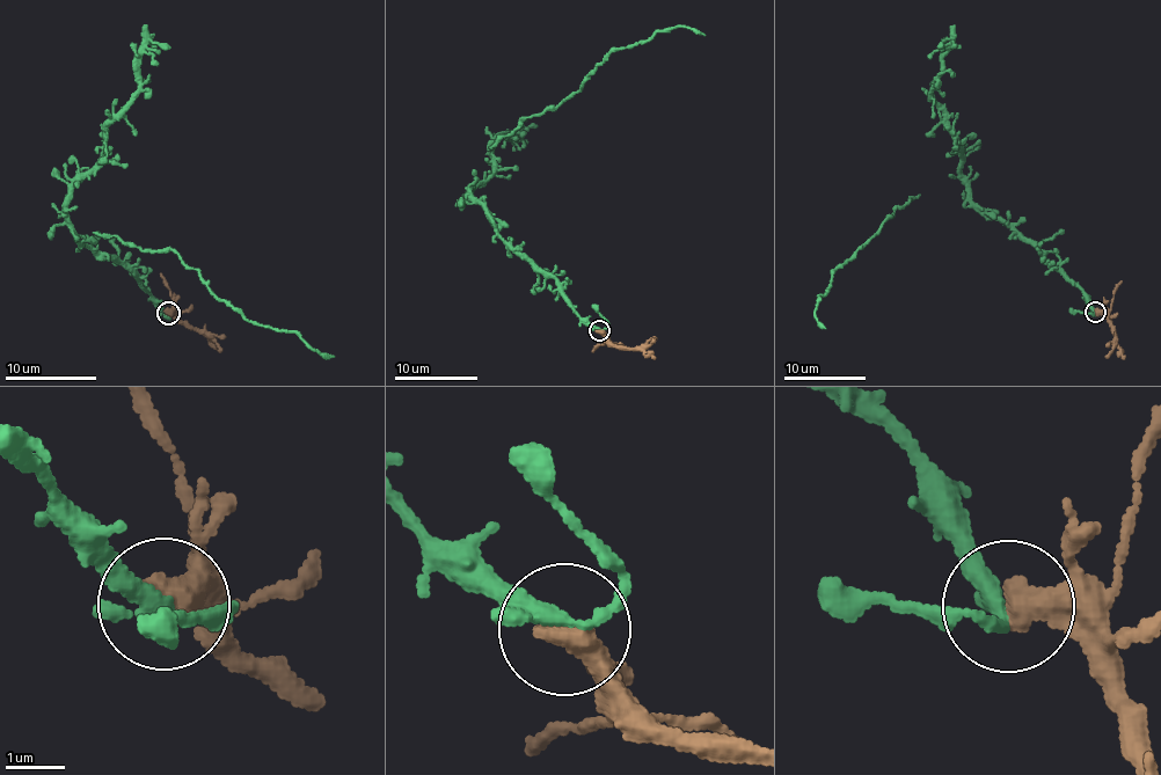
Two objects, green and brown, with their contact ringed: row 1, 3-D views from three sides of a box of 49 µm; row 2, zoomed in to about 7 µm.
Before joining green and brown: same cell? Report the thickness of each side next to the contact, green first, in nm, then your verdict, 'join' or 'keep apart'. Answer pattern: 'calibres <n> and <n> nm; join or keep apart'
calibres 220 and 500 nm; join

